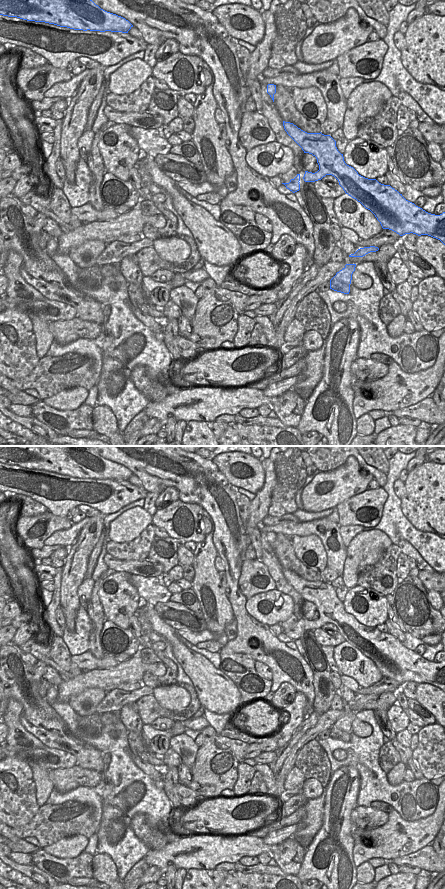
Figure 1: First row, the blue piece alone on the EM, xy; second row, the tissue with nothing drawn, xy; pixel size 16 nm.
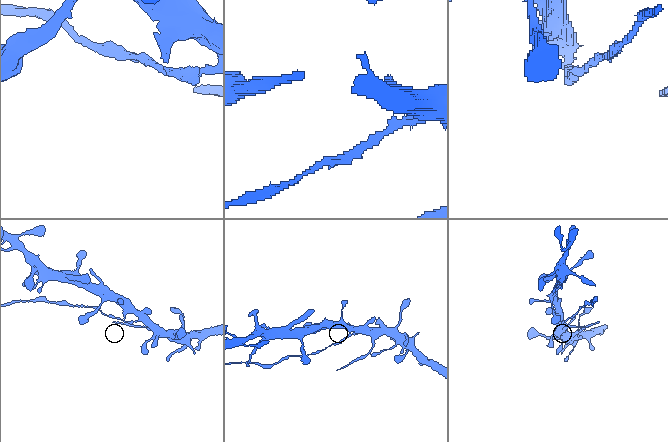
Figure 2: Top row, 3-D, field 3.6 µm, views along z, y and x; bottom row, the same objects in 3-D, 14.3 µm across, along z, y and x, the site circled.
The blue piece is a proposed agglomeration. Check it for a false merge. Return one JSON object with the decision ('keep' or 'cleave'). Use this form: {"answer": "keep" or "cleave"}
{"answer": "cleave"}

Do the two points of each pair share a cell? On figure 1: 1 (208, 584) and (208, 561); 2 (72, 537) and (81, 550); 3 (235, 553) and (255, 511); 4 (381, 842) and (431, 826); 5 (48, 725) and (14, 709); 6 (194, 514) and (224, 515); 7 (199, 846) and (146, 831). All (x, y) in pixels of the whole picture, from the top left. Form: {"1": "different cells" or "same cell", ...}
{"1": "same cell", "2": "different cells", "3": "different cells", "4": "same cell", "5": "different cells", "6": "different cells", "7": "different cells"}

